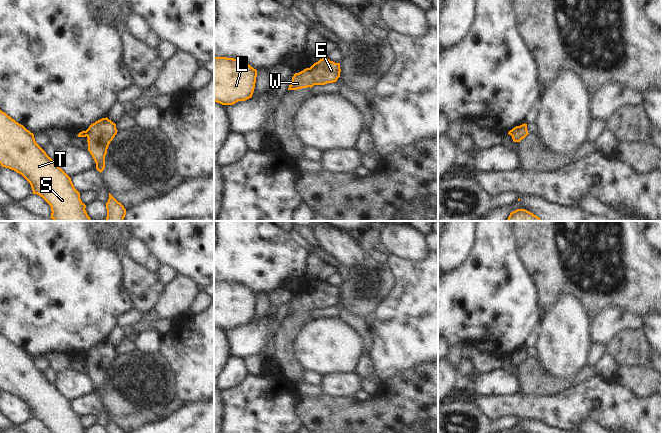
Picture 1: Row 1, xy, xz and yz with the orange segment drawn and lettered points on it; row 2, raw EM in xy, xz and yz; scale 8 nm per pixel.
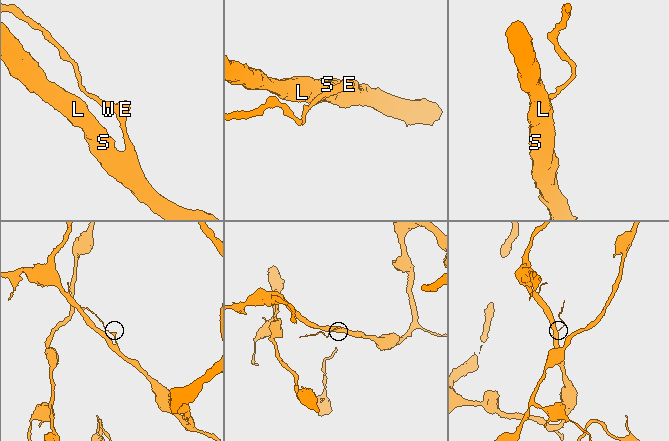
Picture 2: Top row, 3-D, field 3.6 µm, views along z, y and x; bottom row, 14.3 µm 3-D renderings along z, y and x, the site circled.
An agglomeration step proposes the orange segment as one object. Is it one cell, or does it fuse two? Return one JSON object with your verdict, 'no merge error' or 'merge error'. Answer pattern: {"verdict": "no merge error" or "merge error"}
{"verdict": "merge error"}

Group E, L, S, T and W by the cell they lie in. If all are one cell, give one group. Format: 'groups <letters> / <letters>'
groups E L S T / W

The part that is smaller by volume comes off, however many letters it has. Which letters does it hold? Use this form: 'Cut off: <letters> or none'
Cut off: W

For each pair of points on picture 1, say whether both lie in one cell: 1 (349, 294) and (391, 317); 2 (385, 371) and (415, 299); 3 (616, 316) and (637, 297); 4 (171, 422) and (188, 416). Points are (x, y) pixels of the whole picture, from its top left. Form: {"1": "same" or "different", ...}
{"1": "different", "2": "same", "3": "different", "4": "same"}

